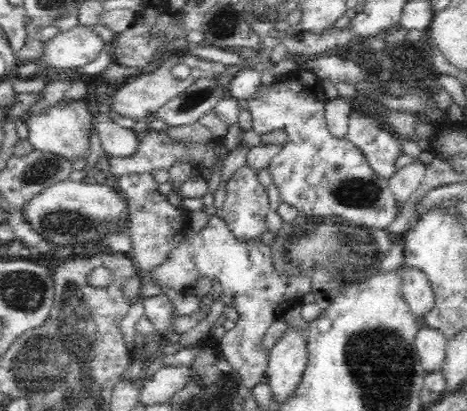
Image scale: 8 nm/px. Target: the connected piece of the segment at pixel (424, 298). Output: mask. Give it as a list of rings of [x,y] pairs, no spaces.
[[[404,268],[404,295],[408,299],[411,313],[421,323],[436,308],[436,289],[430,277],[420,269]]]

